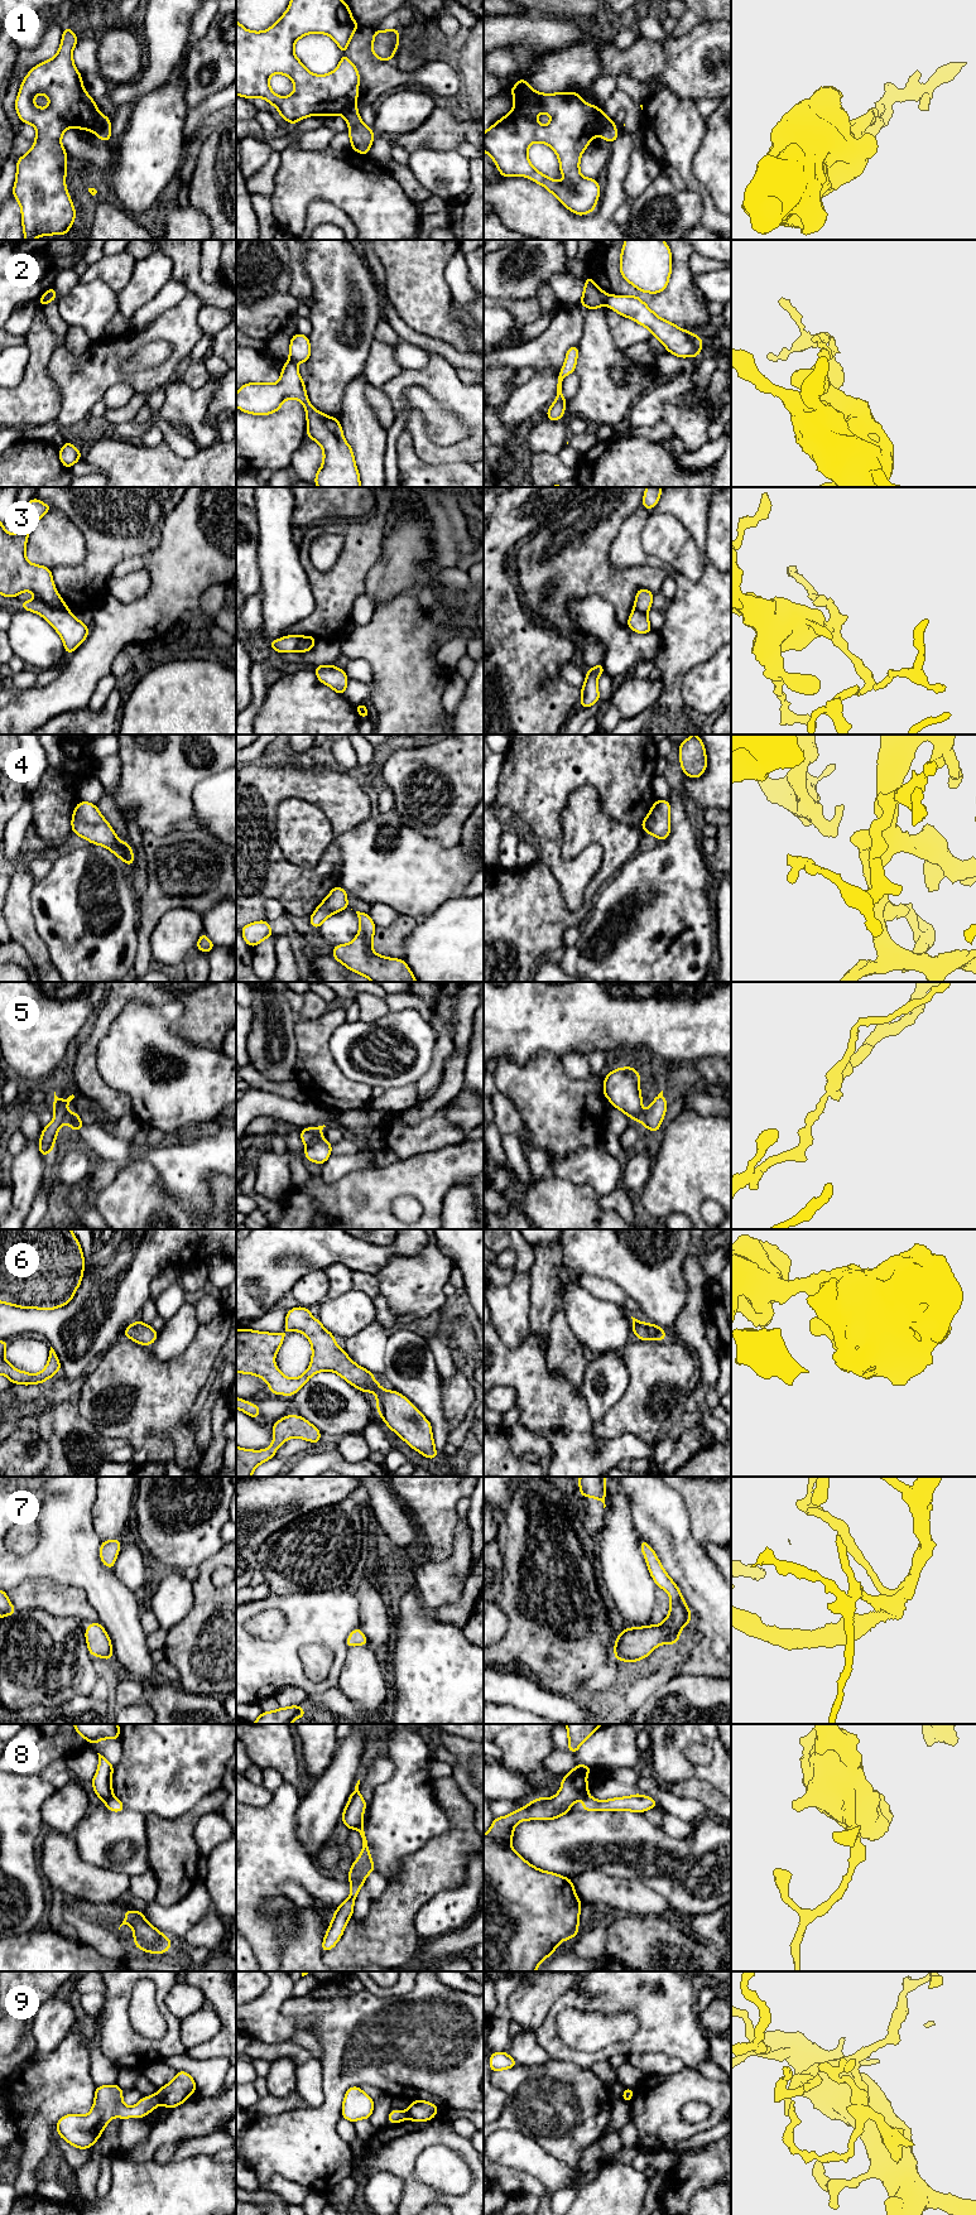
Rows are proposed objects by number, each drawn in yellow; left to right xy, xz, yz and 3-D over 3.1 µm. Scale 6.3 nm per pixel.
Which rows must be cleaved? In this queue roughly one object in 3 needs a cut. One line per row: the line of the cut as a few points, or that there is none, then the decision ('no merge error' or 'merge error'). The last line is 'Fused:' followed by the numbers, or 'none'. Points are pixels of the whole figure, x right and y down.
1: cut yz (604, 115), (601, 129), (596, 134); merge error
2: cut yz (610, 295), (605, 304); merge error
3: cut xy (39, 598), (54, 608), (67, 608); merge error
4: cut none; no merge error
5: cut xz (321, 1136), (307, 1146); merge error
6: cut none; no merge error
7: cut none; no merge error
8: cut xy (113, 1795), (105, 1802); merge error
9: cut xy (155, 2094), (160, 2103); merge error
Fused: 1, 2, 3, 5, 8, 9

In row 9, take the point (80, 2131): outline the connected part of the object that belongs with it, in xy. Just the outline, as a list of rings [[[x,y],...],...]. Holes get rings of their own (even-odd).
[[[102,2085],[95,2089],[95,2101],[91,2112],[87,2115],[67,2114],[62,2117],[56,2128],[61,2138],[67,2141],[71,2146],[86,2149],[101,2137],[102,2130],[114,2117],[125,2118],[143,2118],[152,2113],[160,2104],[157,2095],[143,2096],[135,2106],[126,2106],[122,2101],[122,2089],[119,2085]]]

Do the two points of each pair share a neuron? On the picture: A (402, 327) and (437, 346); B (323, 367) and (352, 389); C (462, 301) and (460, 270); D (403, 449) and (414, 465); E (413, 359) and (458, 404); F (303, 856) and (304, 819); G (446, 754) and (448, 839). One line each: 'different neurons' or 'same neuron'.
A: same neuron
B: different neurons
C: same neuron
D: same neuron
E: different neurons
F: same neuron
G: same neuron

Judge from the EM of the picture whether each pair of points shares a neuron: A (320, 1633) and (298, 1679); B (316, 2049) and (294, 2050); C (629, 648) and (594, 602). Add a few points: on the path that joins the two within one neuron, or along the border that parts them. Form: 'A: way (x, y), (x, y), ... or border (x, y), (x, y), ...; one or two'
A: way (306, 1636), (293, 1648), (293, 1665); one
B: border (289, 2040), (303, 2046), (315, 2056); two
C: way (618, 636), (595, 614); one

